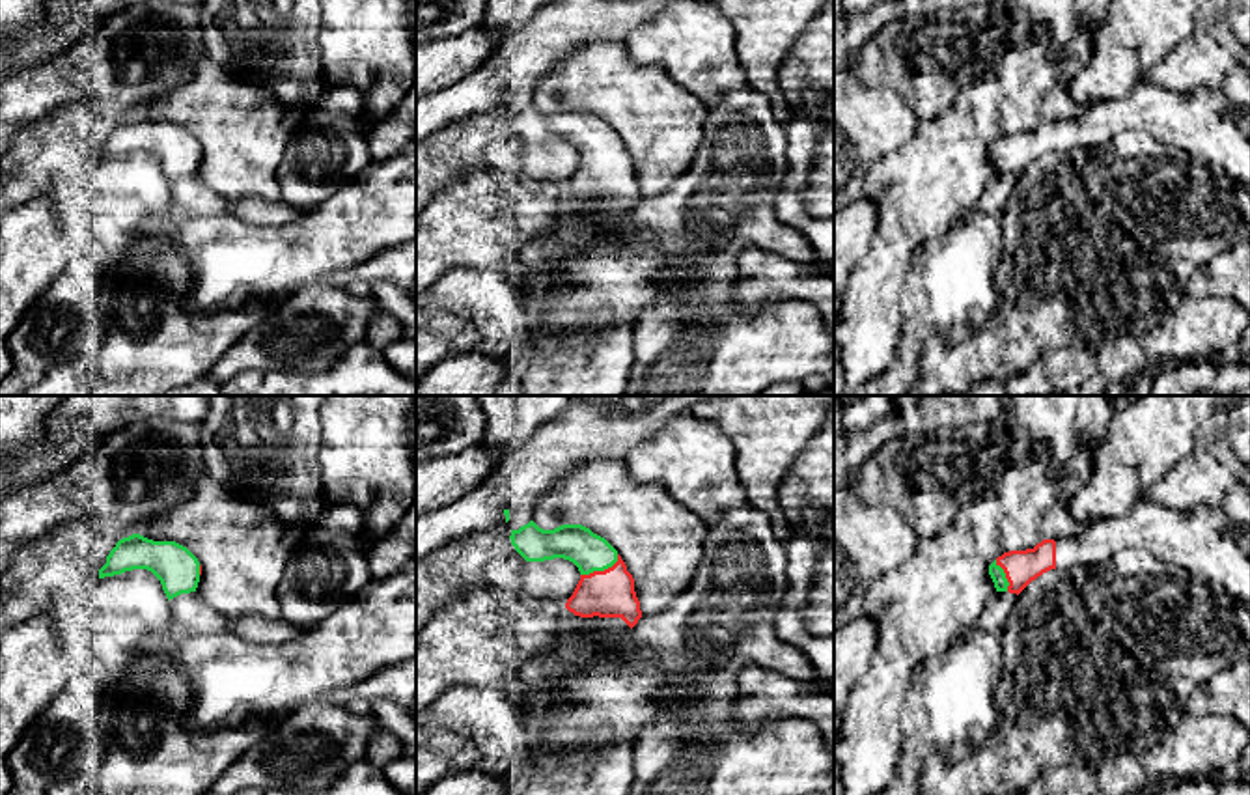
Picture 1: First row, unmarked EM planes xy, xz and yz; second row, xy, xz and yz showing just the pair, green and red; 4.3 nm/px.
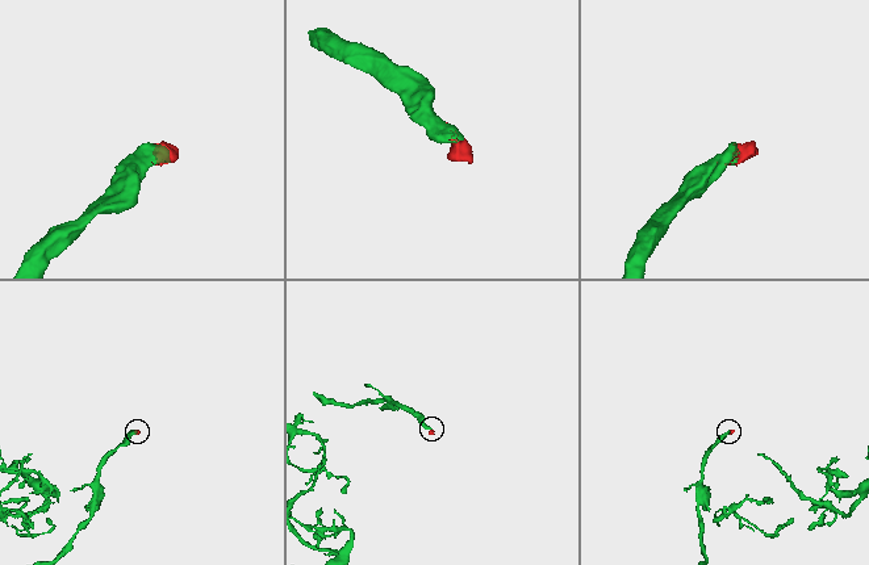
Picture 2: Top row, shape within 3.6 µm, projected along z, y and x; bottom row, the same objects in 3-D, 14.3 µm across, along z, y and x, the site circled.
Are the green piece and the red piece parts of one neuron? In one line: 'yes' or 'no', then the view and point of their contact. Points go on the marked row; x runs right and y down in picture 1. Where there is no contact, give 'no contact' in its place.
yes; meets green in xz at (601, 570)

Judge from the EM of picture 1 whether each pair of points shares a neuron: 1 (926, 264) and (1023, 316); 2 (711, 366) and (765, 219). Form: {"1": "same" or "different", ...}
{"1": "different", "2": "same"}

